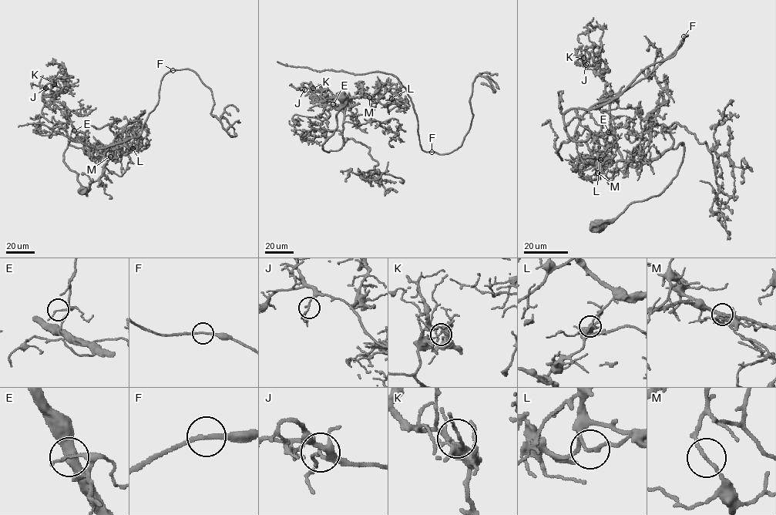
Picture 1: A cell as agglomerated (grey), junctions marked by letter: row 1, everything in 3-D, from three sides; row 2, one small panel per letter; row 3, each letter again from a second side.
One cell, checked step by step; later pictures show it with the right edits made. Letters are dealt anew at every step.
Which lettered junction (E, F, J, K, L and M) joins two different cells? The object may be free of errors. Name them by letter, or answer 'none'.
L

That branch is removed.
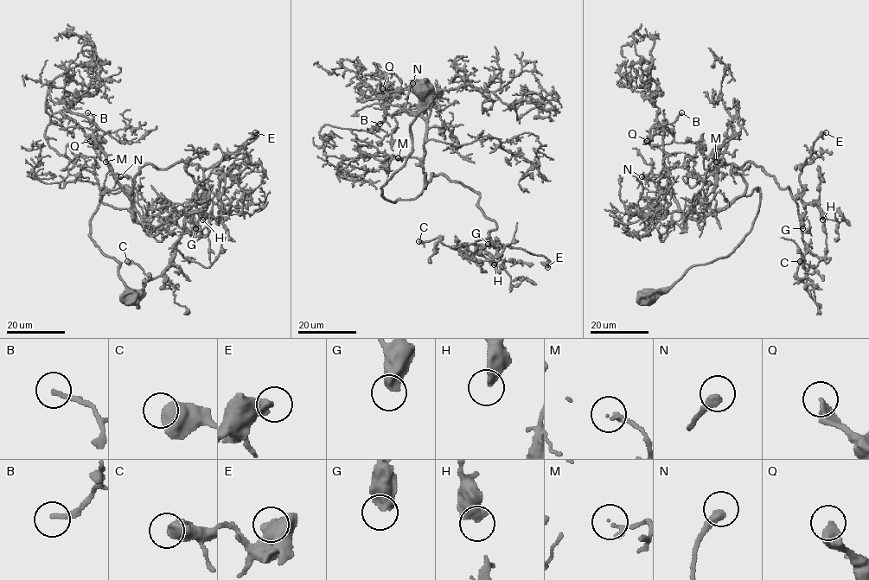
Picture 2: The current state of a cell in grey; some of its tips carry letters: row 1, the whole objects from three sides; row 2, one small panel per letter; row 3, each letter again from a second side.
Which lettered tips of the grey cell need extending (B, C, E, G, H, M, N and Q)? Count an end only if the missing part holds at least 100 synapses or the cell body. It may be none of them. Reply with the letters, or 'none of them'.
B, E, N

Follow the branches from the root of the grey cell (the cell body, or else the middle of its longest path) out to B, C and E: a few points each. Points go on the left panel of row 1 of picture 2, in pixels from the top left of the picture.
B: (130, 296), (120, 263), (90, 232), (105, 188), (132, 197), (133, 218), (87, 112)
C: (130, 296), (91, 218), (105, 188), (185, 162), (205, 188), (170, 264), (127, 261)
E: (130, 296), (90, 234), (103, 190), (132, 195), (144, 164), (185, 162), (198, 198), (203, 172), (255, 132)

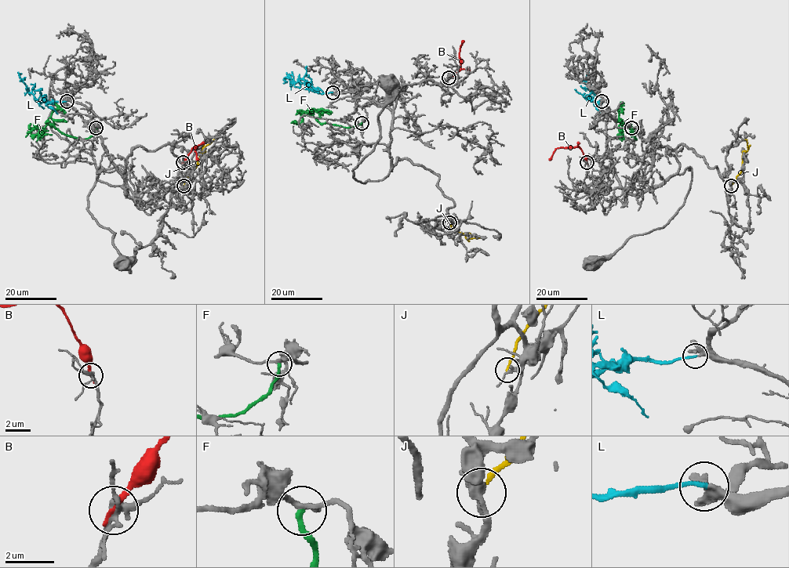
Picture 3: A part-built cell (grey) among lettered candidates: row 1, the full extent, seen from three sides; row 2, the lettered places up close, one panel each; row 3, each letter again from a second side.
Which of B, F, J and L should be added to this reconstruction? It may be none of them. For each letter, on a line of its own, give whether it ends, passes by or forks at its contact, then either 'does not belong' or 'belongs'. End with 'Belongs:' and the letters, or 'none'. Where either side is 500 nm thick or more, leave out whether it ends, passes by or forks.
B: it ends there; does not belong
F: it ends there; does not belong
J: it ends there; does not belong
L: it ends there; belongs
Belongs: L

